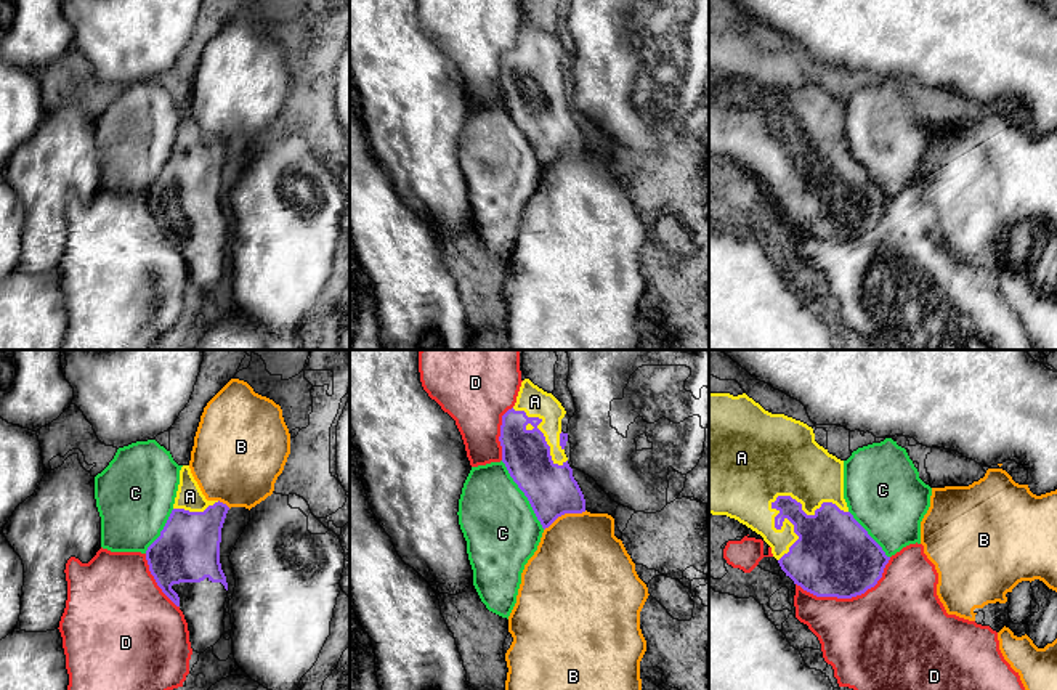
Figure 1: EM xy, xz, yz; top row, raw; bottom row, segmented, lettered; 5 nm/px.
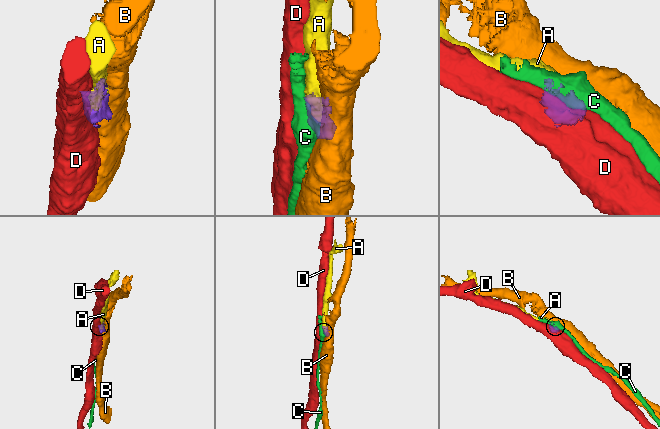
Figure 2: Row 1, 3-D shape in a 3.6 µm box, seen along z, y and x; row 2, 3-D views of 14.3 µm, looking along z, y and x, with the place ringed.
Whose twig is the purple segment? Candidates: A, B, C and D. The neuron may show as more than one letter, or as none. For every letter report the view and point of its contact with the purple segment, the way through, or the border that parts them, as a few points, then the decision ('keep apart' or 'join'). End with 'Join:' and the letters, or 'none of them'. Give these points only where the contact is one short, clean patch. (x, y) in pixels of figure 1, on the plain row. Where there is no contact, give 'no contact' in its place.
A: contact yz (773, 143); join
B: contact xz (565, 153); keep apart
C: contact xz (525, 135); keep apart
D: contact yz (849, 238); keep apart
Join: A

